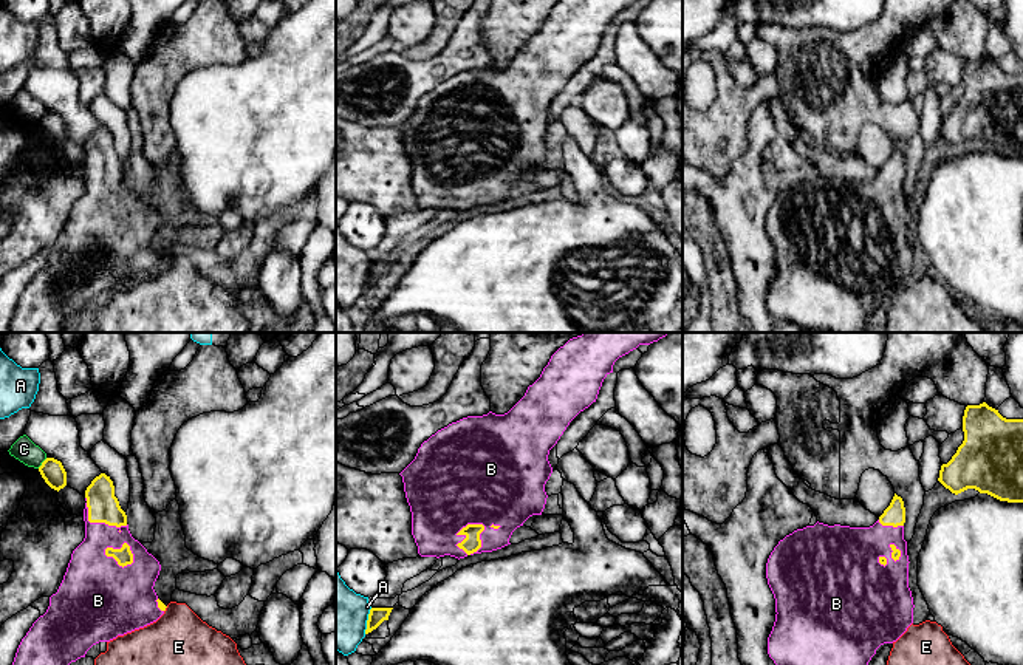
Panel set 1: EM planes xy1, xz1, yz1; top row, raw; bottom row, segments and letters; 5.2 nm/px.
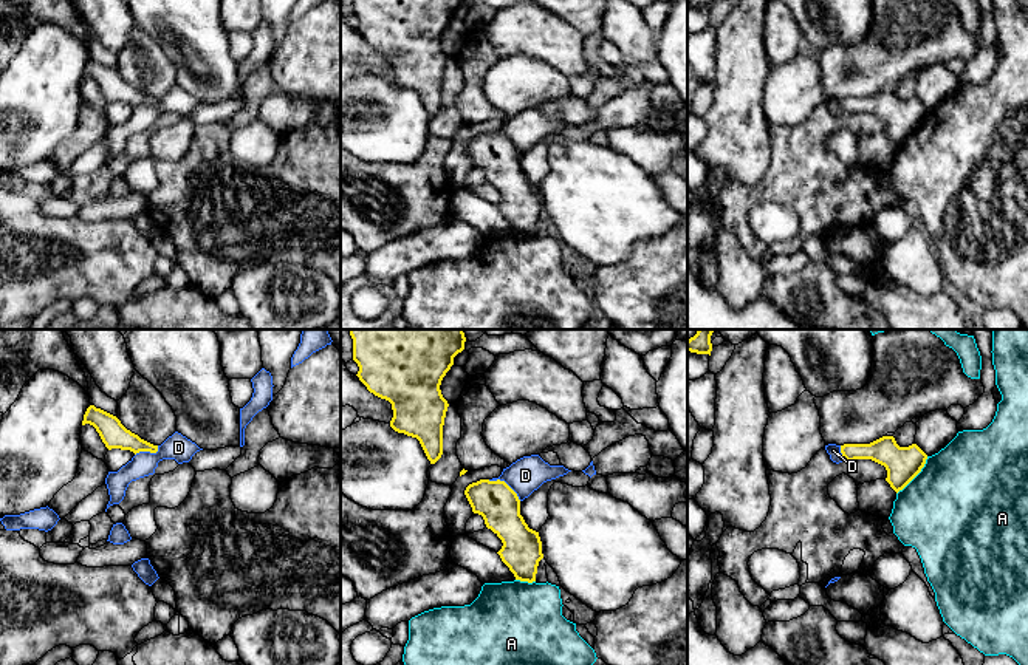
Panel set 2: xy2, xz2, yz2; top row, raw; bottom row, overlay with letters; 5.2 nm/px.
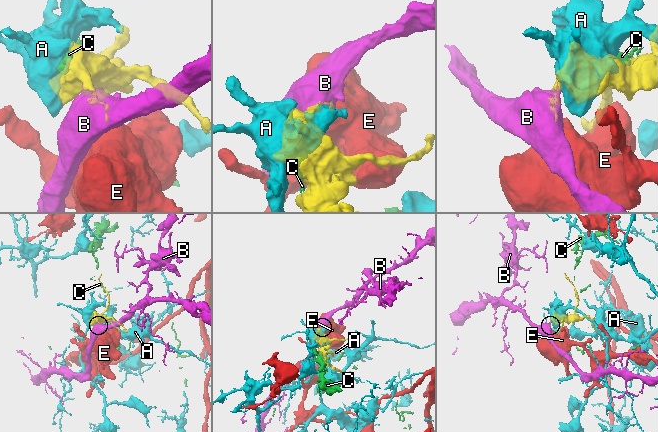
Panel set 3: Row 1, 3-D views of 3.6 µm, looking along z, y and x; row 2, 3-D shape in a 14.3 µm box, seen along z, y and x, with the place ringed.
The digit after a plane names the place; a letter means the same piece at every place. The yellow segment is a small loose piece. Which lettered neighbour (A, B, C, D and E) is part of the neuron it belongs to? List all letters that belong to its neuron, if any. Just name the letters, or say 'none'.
B

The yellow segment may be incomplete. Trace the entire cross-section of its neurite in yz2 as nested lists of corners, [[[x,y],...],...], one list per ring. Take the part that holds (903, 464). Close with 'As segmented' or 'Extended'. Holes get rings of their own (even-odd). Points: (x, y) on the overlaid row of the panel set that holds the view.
[[[882,436],[870,444],[841,445],[844,459],[872,459],[887,470],[886,481],[898,493],[924,467],[927,455],[917,445],[900,447],[893,436]]]. As segmented

